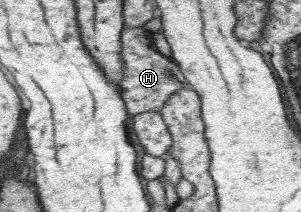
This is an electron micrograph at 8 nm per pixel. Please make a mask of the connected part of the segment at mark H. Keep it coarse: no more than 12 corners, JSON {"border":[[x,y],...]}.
{"border":[[142,27],[120,31],[128,114],[159,112],[190,89]]}

